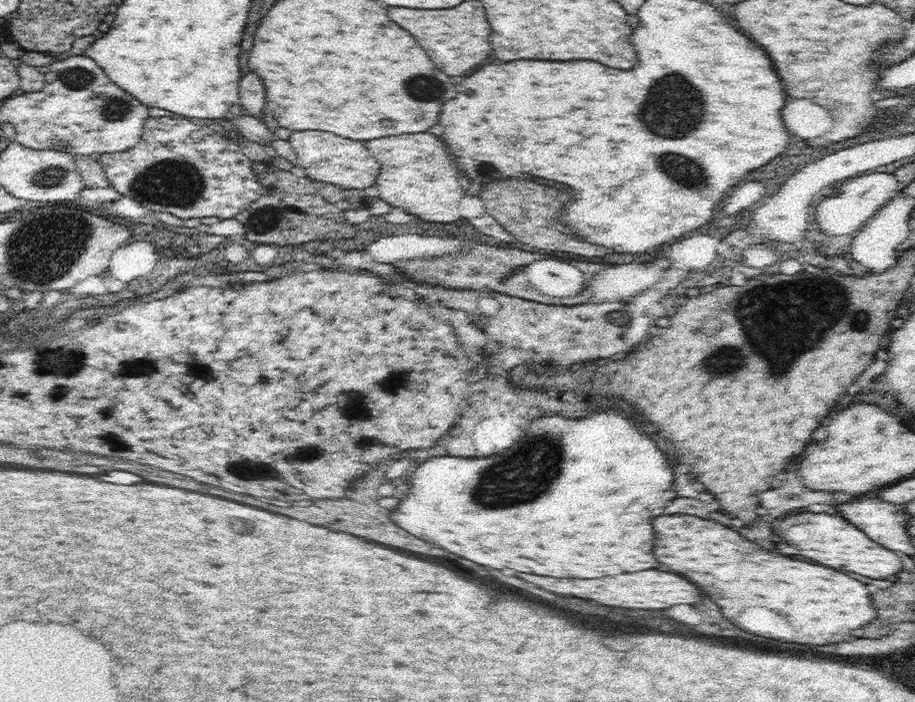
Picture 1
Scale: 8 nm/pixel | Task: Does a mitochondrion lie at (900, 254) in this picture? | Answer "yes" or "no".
no

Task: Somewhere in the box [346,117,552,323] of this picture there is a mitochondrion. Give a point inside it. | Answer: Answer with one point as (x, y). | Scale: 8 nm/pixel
(481, 169)

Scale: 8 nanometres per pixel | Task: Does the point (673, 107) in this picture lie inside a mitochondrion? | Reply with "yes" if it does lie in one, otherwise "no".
yes

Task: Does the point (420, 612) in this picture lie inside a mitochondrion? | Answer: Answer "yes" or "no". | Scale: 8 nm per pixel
no

